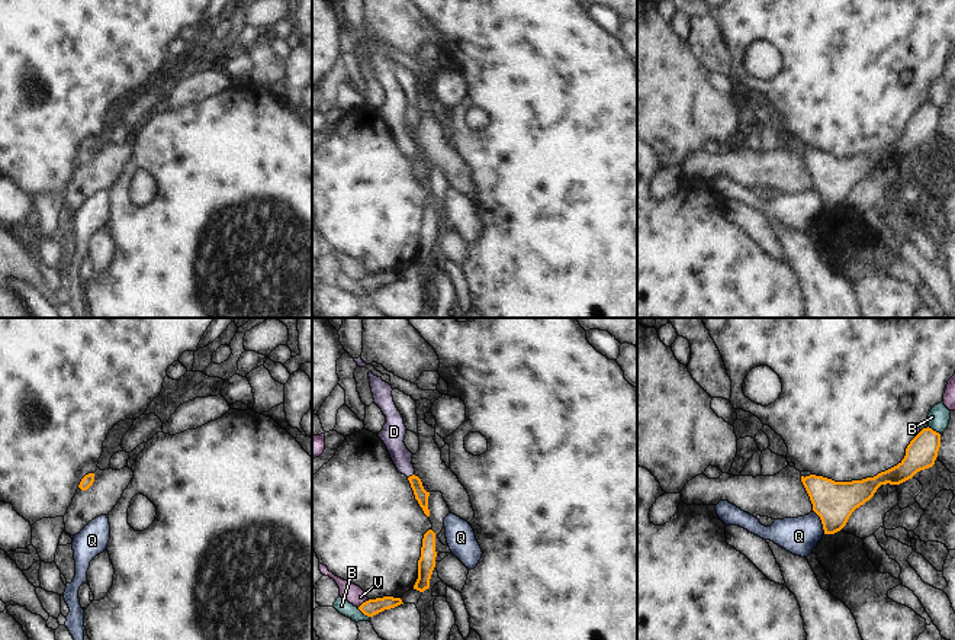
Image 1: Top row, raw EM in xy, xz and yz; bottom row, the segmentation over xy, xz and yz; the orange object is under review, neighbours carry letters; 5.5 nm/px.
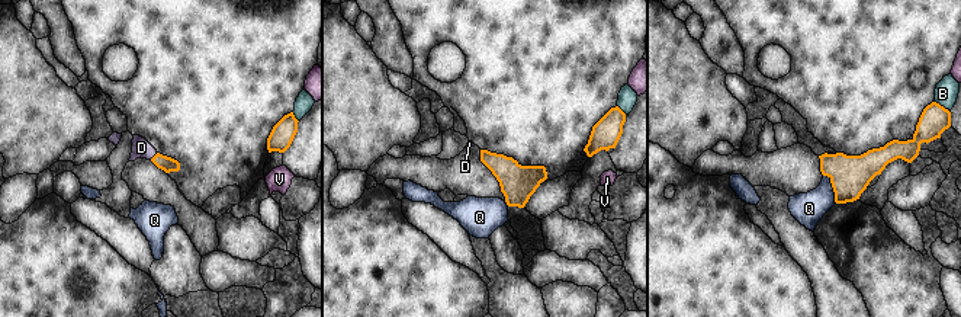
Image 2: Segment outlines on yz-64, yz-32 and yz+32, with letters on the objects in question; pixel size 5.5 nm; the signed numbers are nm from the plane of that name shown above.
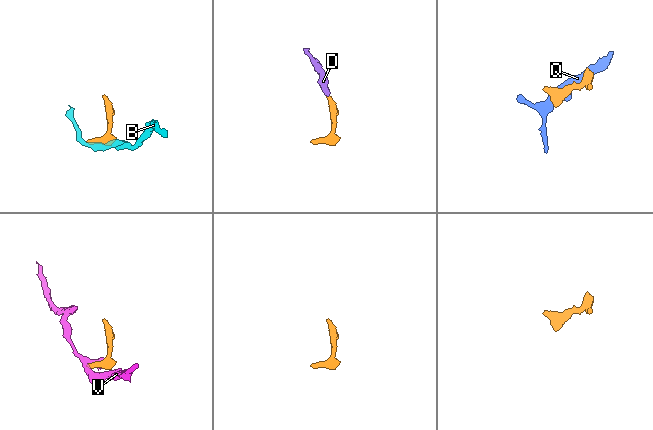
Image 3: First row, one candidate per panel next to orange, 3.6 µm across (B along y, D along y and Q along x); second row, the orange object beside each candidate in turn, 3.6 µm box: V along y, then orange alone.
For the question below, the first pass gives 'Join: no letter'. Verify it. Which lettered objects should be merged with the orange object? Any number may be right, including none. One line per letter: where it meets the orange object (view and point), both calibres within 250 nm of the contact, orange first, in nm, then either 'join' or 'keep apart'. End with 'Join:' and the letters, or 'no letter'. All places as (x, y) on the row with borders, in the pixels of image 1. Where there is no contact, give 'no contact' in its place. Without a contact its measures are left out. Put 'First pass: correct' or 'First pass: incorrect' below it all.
B: xz (363, 613) | 90/80 nm | keep apart
D: xz (412, 475) | 80/130 nm | join
Q: yz (822, 521) | 220/200 nm | keep apart
V: xz (363, 602) | 90/100 nm | keep apart
Join: D
First pass: incorrect

